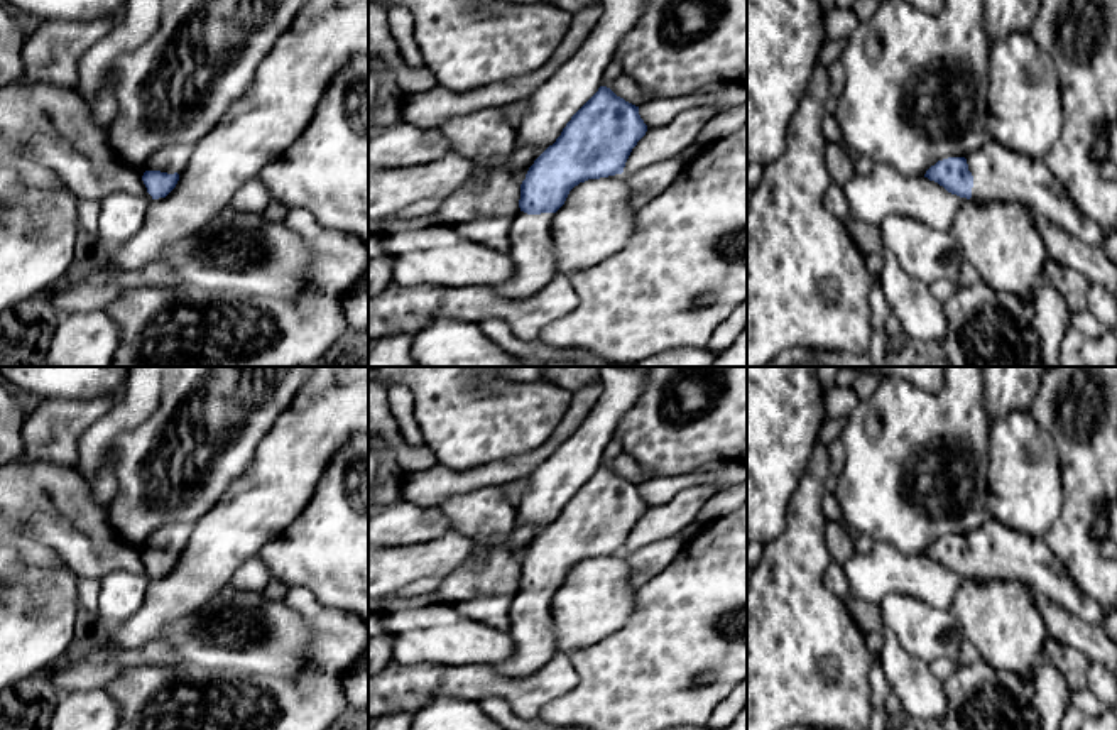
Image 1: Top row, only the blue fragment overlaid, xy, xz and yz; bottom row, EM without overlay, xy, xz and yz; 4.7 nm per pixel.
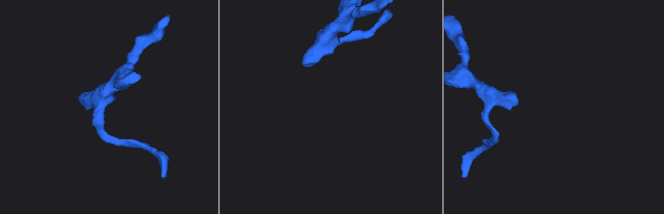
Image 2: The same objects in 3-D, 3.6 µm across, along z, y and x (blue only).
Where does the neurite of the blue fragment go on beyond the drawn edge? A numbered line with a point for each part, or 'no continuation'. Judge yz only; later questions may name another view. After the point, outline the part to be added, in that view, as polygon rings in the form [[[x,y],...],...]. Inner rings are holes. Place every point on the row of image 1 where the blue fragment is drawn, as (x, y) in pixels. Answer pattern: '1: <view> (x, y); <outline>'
1: yz (997, 174); [[[989,139],[965,157],[973,176],[972,196],[977,199],[1017,201],[1076,237],[1100,247],[1110,228],[1087,220],[1043,161],[1011,154]]]

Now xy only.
1: xy (169, 159); [[[167,145],[157,150],[140,169],[140,176],[144,176],[145,171],[161,171],[167,174],[181,174],[181,171],[186,167],[189,157],[193,154],[191,145]]]

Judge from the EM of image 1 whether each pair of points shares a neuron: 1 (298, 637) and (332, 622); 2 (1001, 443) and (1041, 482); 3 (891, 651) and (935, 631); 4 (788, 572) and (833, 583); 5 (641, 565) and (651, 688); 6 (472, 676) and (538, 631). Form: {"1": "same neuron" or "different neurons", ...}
{"1": "different neurons", "2": "same neuron", "3": "different neurons", "4": "different neurons", "5": "different neurons", "6": "different neurons"}

